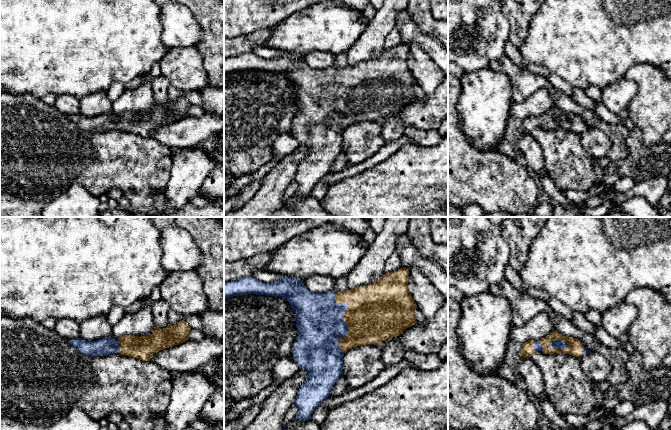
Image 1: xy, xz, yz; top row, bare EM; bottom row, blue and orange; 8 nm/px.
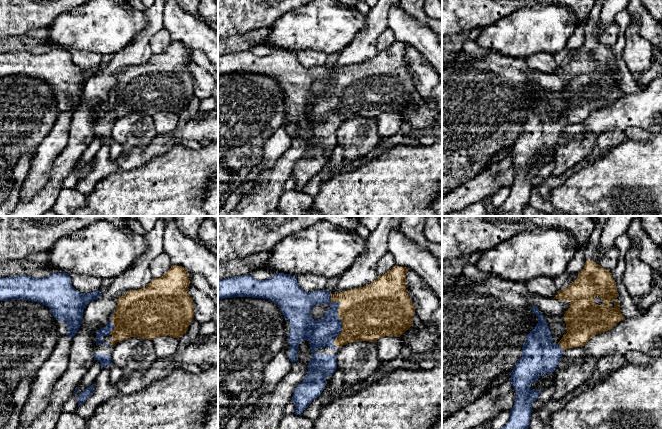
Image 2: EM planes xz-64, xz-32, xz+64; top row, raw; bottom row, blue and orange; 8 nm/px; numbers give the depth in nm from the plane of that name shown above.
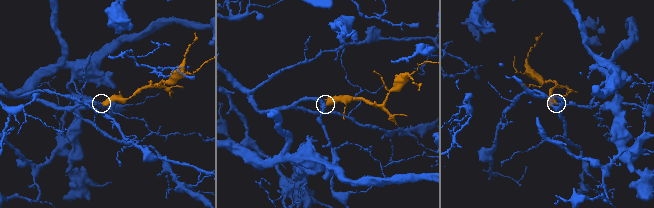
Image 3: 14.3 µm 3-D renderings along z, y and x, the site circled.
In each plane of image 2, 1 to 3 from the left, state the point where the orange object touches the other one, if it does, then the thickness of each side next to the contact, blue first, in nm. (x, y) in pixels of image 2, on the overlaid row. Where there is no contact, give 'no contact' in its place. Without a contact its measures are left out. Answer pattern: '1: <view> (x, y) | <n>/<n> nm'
1: xz-64 (113, 324) | 80/380 nm
2: xz-32 (337, 312) | 220/440 nm
3: xz+64 (561, 347) | 300/260 nm

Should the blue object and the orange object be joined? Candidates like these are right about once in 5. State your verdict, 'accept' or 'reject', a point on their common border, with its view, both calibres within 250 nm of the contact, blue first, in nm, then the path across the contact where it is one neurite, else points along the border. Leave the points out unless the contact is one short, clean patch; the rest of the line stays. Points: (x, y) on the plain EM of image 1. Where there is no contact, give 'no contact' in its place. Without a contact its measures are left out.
accept; meets blue in xz at (343, 95); 380 nm thick on the blue side, 440 nm on the other

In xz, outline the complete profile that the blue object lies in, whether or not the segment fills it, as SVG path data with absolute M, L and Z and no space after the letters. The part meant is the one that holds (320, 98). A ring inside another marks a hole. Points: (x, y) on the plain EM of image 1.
M404 43L391 49L385 49L375 59L356 65L347 65L341 68L331 66L326 69L312 69L305 63L302 56L289 52L282 52L279 57L270 59L264 59L253 52L248 52L231 58L224 58L224 75L232 72L256 70L279 72L288 76L292 86L295 88L296 104L298 108L295 117L296 121L293 123L292 135L300 144L307 148L306 156L299 163L295 175L295 181L298 183L298 189L295 195L306 197L310 195L313 186L329 173L330 166L341 153L343 132L348 126L361 121L377 121L389 114L399 112L407 104L417 99L414 88L418 83L407 65L408 54L409 46Z

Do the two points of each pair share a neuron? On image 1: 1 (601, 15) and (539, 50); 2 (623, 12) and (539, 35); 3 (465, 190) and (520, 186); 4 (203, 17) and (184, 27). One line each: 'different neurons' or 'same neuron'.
1: same neuron
2: same neuron
3: same neuron
4: different neurons

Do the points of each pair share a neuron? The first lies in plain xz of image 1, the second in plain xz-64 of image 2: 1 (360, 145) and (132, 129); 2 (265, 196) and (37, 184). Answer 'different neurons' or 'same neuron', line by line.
1: same neuron
2: different neurons

